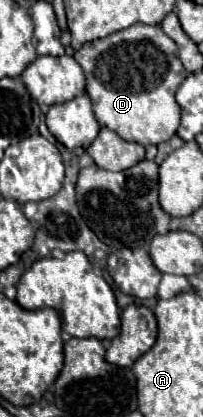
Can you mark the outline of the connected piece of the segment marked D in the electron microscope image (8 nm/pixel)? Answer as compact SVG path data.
M135 23L105 39L97 39L83 45L79 51L75 51L73 57L83 67L83 73L87 73L87 95L99 97L93 103L93 113L101 127L115 131L125 141L137 141L141 145L157 145L175 135L181 111L175 101L175 91L185 79L185 69L179 61L177 45L161 31L161 27Z

